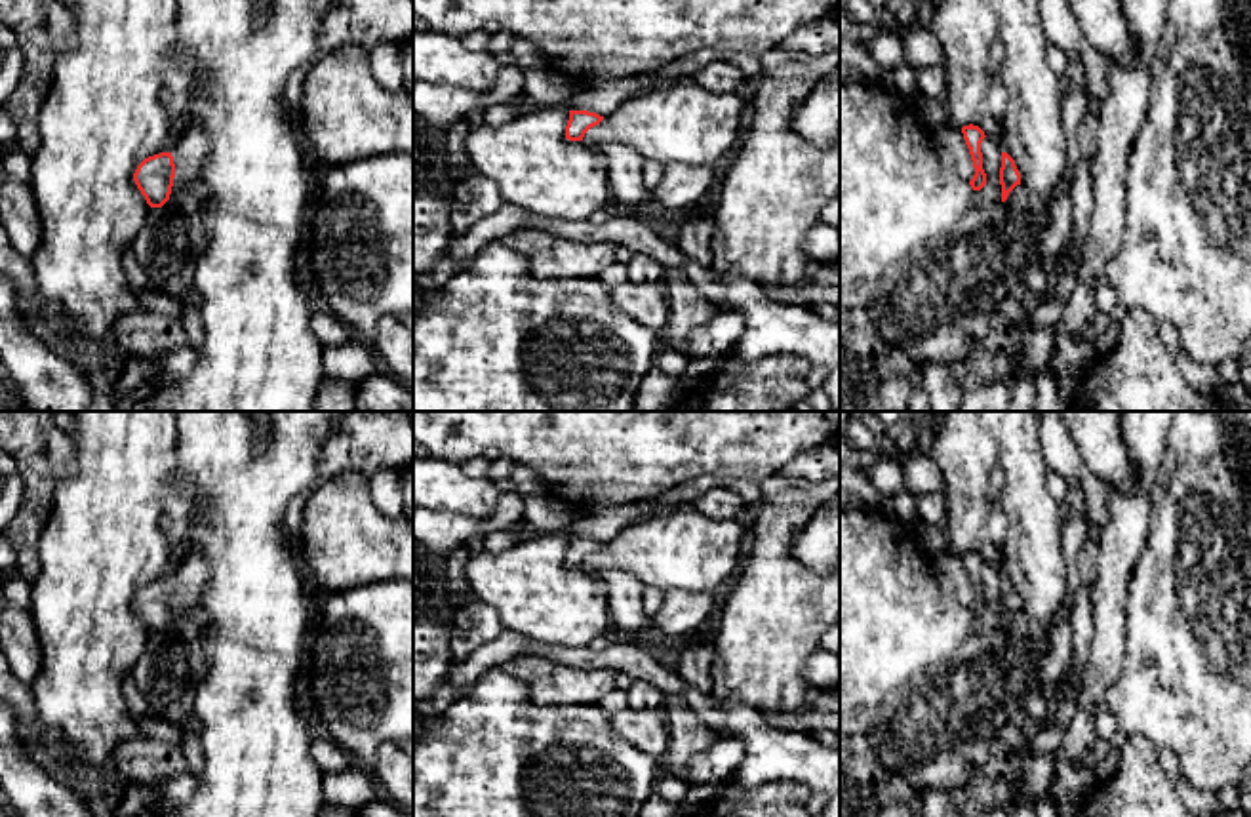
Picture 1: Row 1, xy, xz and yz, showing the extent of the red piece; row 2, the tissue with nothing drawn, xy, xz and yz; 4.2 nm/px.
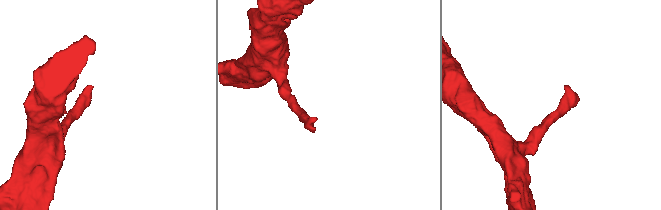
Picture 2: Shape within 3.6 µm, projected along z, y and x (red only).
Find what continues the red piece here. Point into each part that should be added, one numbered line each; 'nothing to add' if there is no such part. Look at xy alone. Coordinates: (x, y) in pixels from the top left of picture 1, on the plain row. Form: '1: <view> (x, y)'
1: xy (189, 581)

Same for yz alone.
nothing to add

